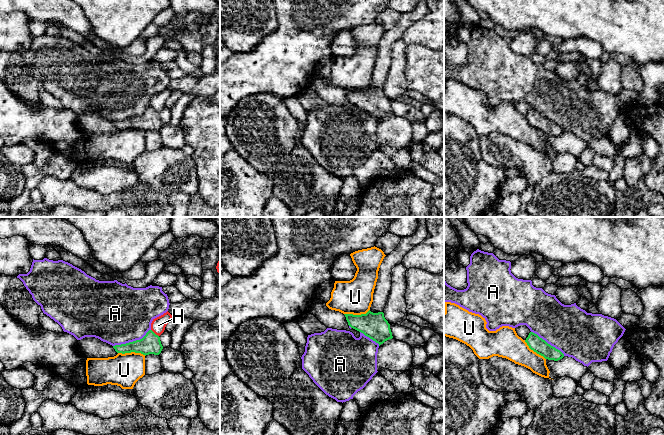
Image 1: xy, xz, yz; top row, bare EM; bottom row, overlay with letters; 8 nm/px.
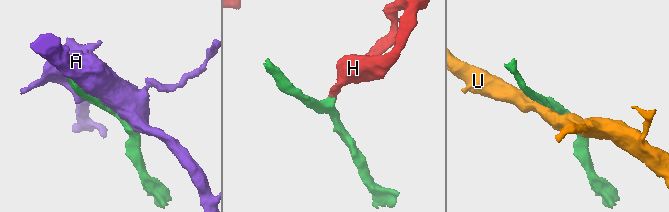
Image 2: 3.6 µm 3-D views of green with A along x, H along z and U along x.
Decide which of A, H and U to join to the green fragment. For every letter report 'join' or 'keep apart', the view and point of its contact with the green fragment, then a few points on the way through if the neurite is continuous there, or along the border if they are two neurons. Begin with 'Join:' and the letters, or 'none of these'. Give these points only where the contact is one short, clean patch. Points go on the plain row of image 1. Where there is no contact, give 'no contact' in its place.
Join: none of these
A: keep apart | xy (131, 118)
H: keep apart | xy (154, 109) | along xy (151, 105), (158, 112)
U: keep apart | xy (132, 127) | along xy (118, 128), (140, 128), (145, 131)

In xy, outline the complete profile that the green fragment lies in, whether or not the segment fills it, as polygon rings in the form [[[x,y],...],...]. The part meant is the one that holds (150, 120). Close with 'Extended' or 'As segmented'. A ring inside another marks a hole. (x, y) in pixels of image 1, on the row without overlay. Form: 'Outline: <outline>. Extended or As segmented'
Outline: [[[149,106],[146,111],[140,115],[126,120],[113,122],[117,129],[141,129],[143,131],[159,131],[163,125],[160,113],[152,106]]]. As segmented

